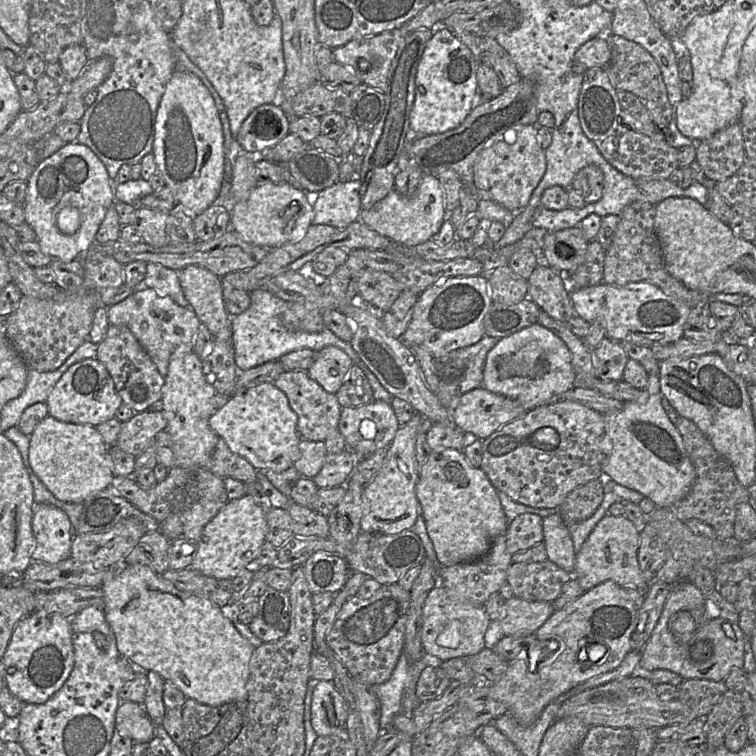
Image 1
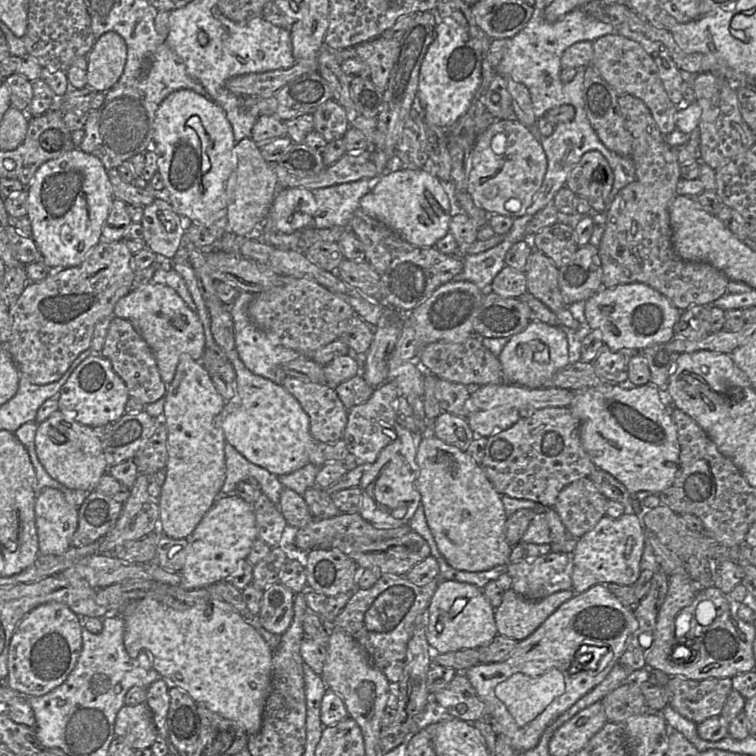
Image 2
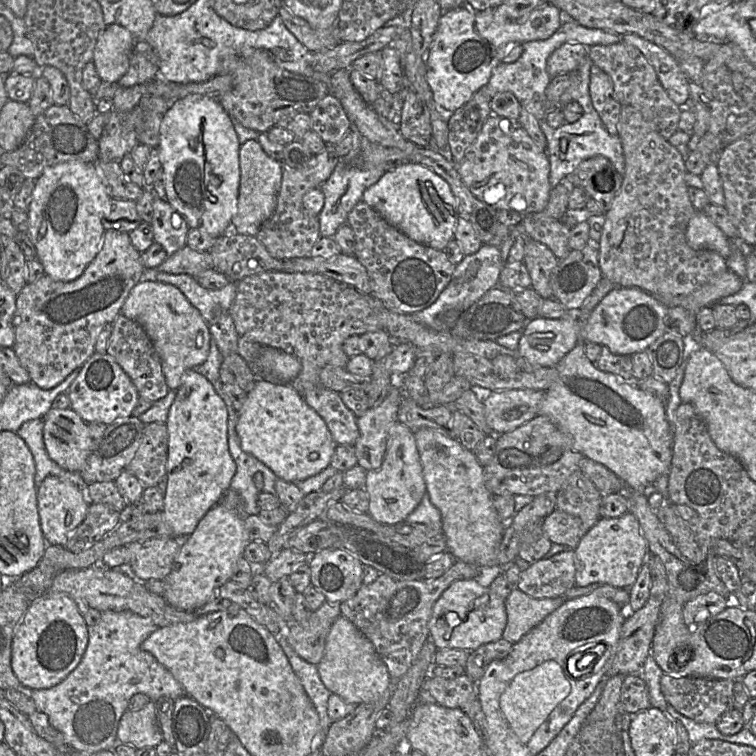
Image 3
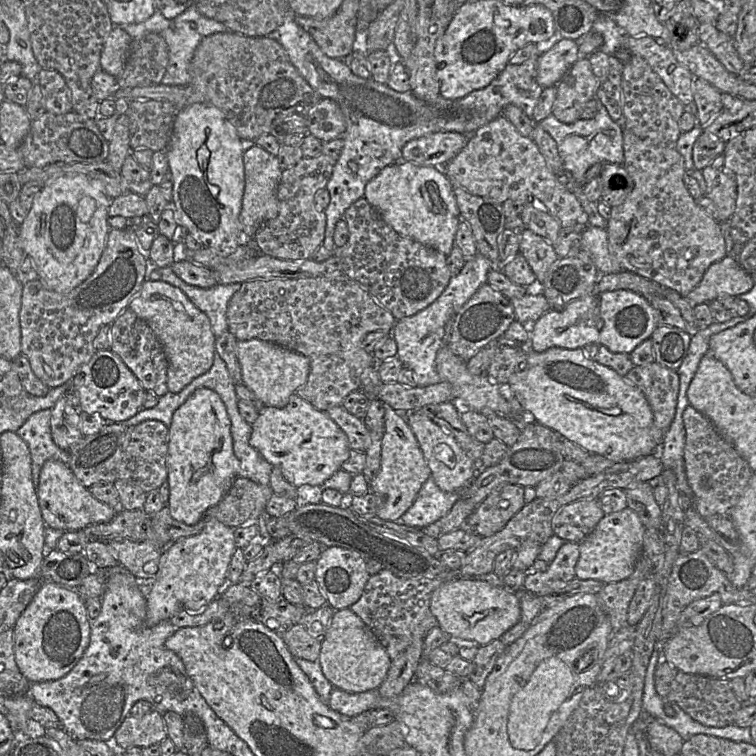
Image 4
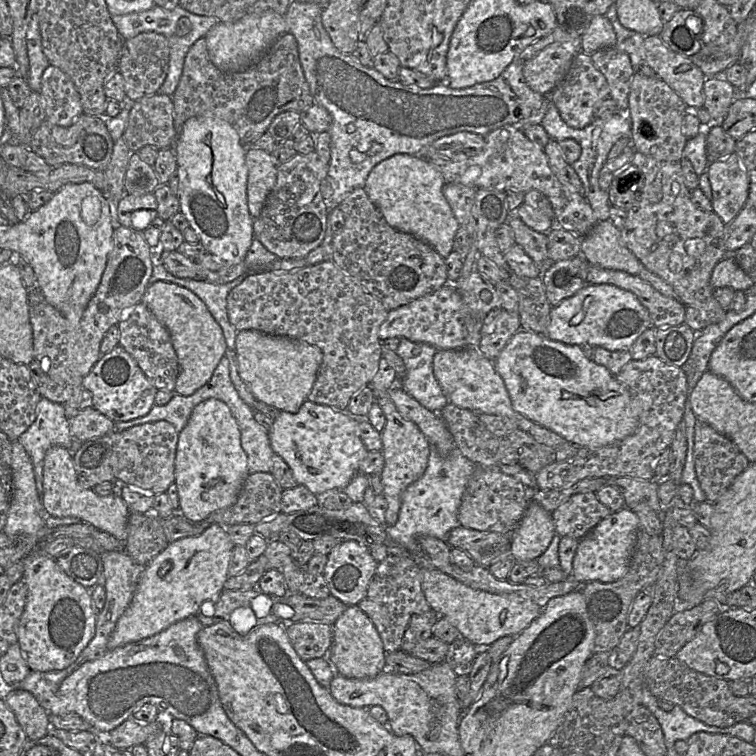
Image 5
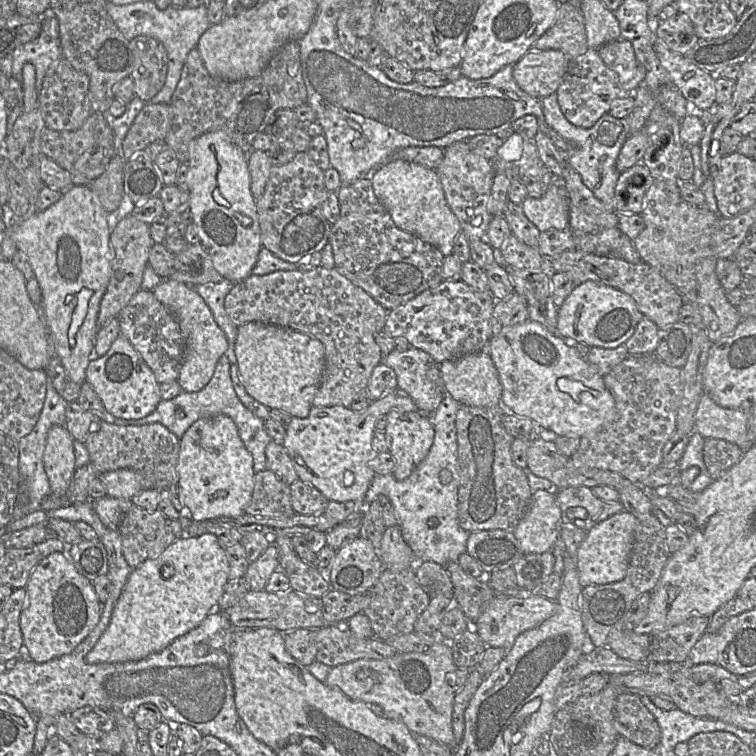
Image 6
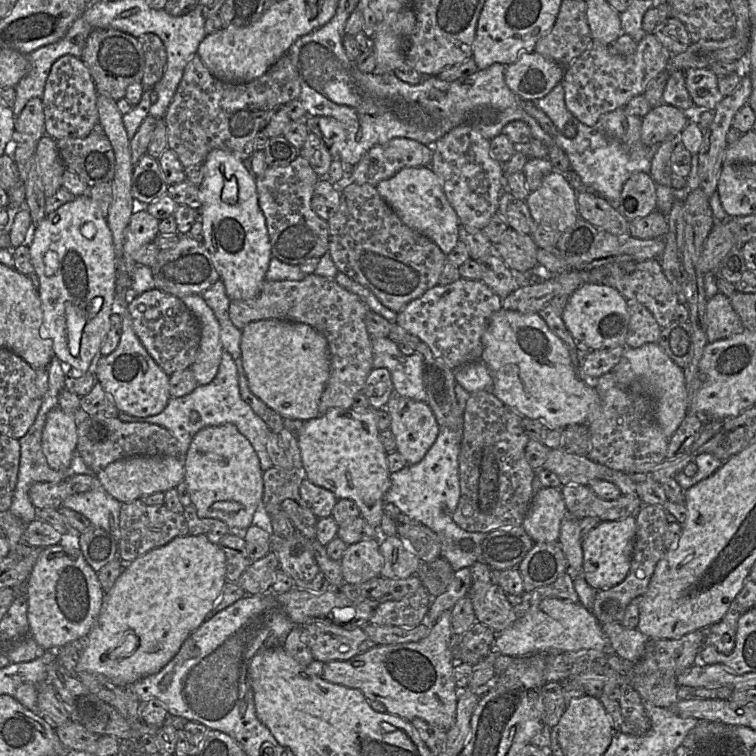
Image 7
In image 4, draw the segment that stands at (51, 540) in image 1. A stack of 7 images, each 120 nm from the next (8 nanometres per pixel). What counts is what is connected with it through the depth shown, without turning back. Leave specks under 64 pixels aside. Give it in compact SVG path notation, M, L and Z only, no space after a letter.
M50 459L47 460L40 472L40 479L39 479L39 483L37 486L37 495L38 495L38 499L39 499L39 506L41 509L41 514L42 514L42 518L44 520L44 523L47 527L51 527L54 529L60 529L63 531L76 531L76 530L83 530L86 527L90 526L90 525L94 525L94 524L99 524L99 523L107 523L109 521L111 521L114 516L118 513L118 510L123 510L123 509L115 509L99 500L97 500L90 492L89 489L87 489L84 485L82 485L79 480L76 478L76 476L74 475L73 471L71 470L71 468L64 464L63 462L59 461L59 460L54 460L54 459Z

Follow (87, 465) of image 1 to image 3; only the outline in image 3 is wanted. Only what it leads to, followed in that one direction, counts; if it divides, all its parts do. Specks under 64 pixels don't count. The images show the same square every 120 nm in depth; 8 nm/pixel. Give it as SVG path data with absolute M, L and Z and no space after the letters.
M52 408L43 421L43 439L50 459L64 470L80 472L94 444L89 424L71 408Z

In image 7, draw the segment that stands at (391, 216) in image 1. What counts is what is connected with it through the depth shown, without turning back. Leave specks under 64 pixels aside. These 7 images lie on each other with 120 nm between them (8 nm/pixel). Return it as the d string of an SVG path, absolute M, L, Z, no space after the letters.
M429 166L405 167L376 185L380 196L407 227L433 241L447 256L459 241L459 219L448 202L437 175Z

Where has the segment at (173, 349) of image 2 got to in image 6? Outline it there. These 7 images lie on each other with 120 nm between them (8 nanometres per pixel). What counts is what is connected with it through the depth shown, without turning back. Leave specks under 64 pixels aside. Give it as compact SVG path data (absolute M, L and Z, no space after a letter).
M163 279L152 292L174 315L184 339L184 356L177 382L183 392L198 392L210 382L220 357L228 350L227 336L194 287L173 279Z

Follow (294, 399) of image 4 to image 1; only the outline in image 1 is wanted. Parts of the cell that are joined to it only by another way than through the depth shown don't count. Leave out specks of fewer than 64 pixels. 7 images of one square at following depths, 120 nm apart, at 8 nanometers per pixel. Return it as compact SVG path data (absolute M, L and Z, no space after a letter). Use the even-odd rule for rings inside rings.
M187 266L178 272L180 286L190 308L204 324L214 339L232 341L231 316L228 314L222 293L221 277L198 266ZM271 382L238 389L228 402L209 418L210 428L226 442L233 453L244 457L257 470L274 472L287 470L299 458L301 436L297 429L297 423L298 416L290 407L287 396Z

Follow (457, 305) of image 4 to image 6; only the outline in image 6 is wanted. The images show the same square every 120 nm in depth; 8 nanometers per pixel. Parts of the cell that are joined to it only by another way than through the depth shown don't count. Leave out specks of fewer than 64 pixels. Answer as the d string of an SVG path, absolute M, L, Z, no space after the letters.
M413 346L404 352L393 349L389 355L382 358L381 363L394 370L398 388L407 392L418 407L419 412L423 414L433 413L439 407L445 393L448 393L437 368L438 364L433 361L428 353L420 349Z

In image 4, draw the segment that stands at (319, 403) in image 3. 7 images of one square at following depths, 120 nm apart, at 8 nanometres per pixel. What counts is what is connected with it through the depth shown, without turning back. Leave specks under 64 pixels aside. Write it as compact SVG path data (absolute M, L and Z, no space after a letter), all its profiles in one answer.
M343 405L332 407L326 413L345 432L351 449L361 452L367 450L371 436L363 419L348 412Z

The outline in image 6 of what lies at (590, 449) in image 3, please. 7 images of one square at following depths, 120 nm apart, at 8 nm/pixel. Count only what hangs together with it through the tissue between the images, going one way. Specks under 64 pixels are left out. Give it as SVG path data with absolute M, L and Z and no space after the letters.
M531 320L504 328L488 341L486 350L502 385L502 405L510 408L514 415L531 419L541 427L543 434L581 438L616 420L615 400L604 384L603 375L580 357L575 343L572 339L563 339L557 333L549 332L542 324Z

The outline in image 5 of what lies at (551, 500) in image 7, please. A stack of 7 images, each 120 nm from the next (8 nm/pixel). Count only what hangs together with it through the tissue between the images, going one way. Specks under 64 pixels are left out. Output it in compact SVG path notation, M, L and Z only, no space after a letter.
M530 501L525 514L510 534L510 555L515 561L540 557L556 535L552 513Z

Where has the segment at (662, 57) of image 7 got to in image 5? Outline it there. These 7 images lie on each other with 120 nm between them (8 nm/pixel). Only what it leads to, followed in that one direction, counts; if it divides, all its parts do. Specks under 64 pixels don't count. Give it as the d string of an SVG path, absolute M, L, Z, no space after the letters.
M578 52L565 77L549 96L561 119L569 127L582 129L595 119L595 106L609 97L609 86L605 76L594 66L591 56L584 52Z

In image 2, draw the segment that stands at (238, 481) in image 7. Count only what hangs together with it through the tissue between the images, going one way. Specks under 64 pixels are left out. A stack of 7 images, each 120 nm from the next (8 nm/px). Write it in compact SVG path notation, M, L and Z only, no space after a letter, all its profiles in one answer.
M181 355L175 376L167 386L161 419L168 432L168 460L166 479L157 499L160 509L158 531L169 538L188 539L213 507L224 485L226 439L215 419L225 403L205 367L189 355Z

